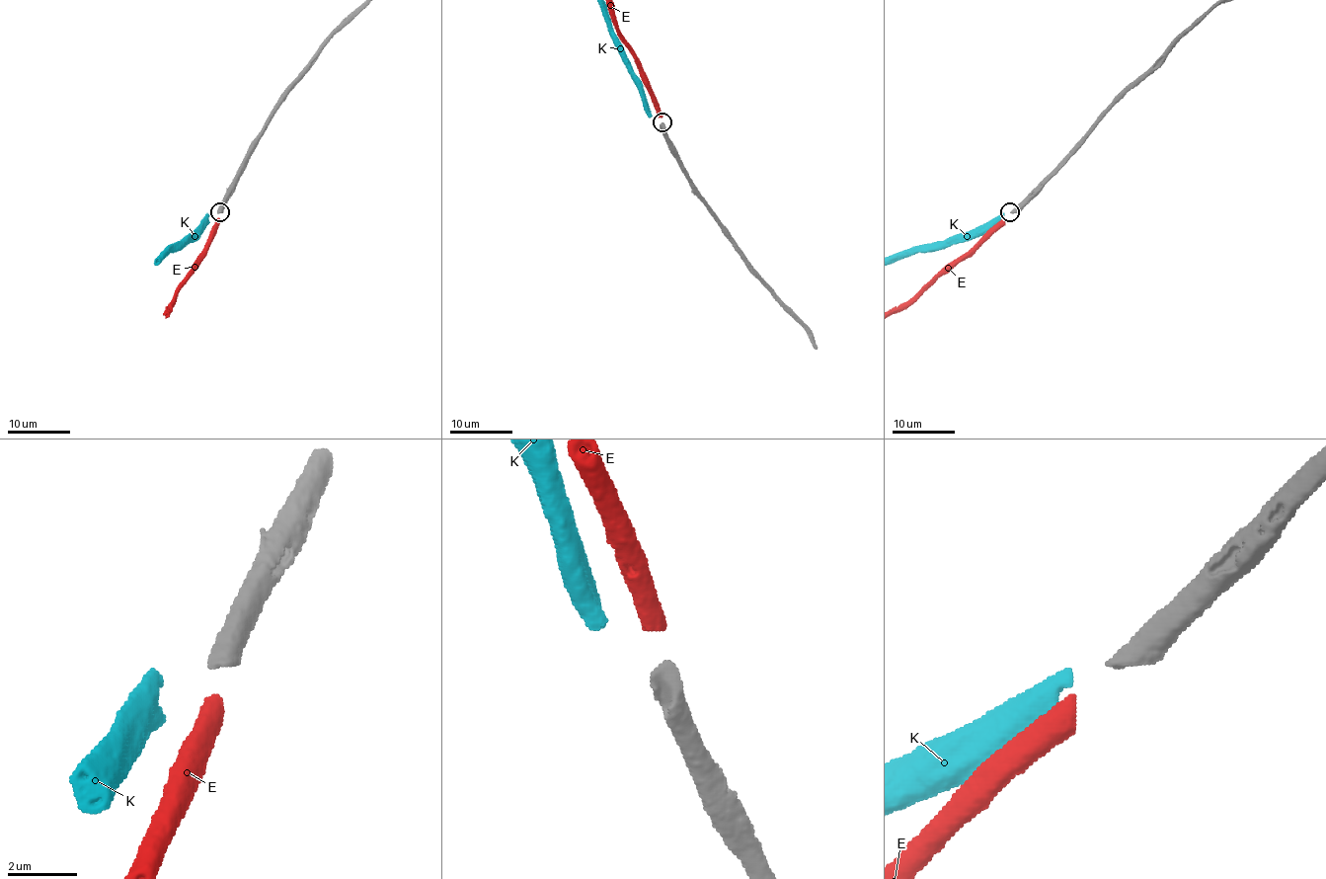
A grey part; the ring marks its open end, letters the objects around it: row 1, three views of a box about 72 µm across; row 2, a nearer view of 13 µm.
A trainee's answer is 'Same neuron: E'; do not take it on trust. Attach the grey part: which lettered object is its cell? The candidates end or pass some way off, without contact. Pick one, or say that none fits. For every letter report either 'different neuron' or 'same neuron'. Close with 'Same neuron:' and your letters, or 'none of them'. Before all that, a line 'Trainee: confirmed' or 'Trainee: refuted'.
Trainee: confirmed
E: same neuron
K: different neuron
Same neuron: E

